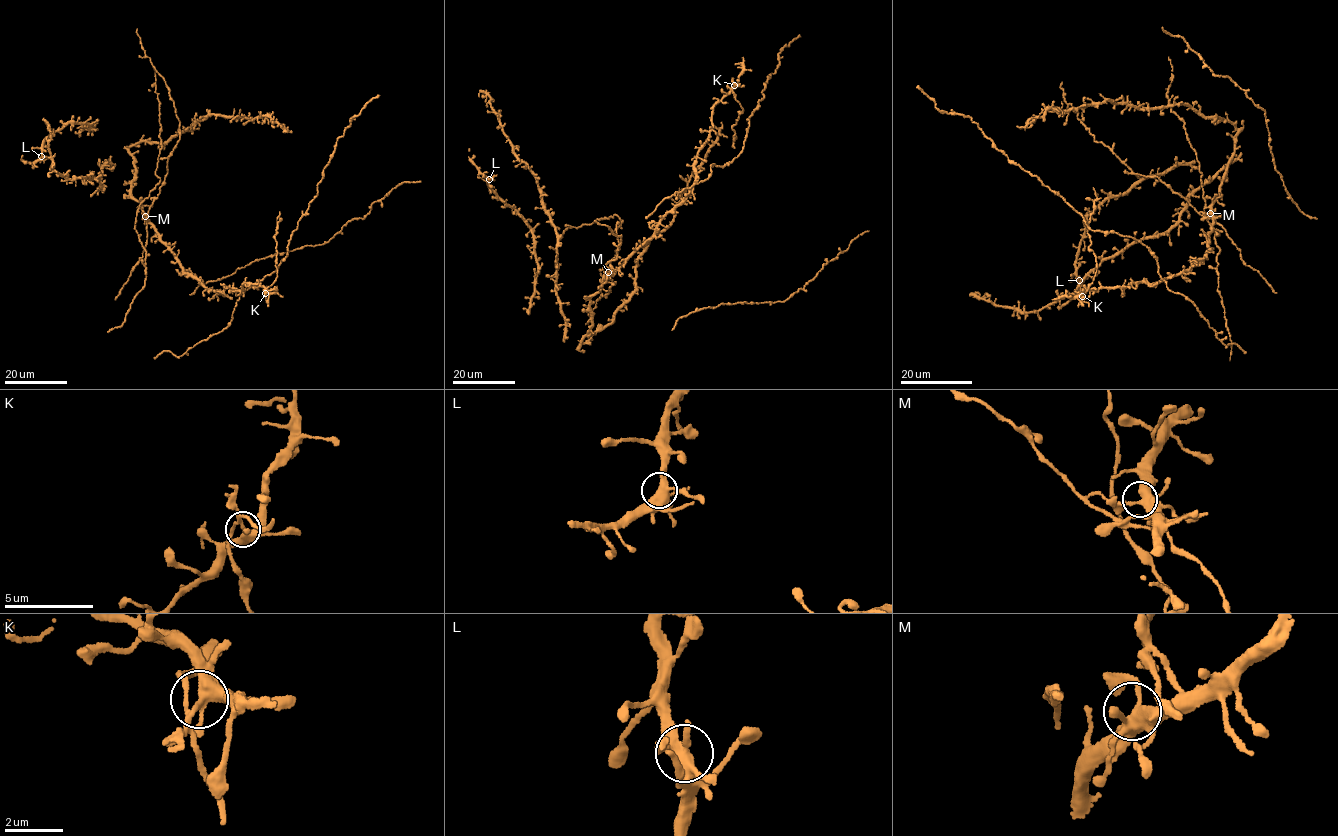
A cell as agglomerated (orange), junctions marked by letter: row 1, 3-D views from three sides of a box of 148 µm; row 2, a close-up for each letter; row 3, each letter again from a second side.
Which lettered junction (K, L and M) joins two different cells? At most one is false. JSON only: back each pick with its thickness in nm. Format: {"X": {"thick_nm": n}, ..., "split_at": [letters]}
{"K": {"thick_nm": 320}, "split_at": ["K"]}

